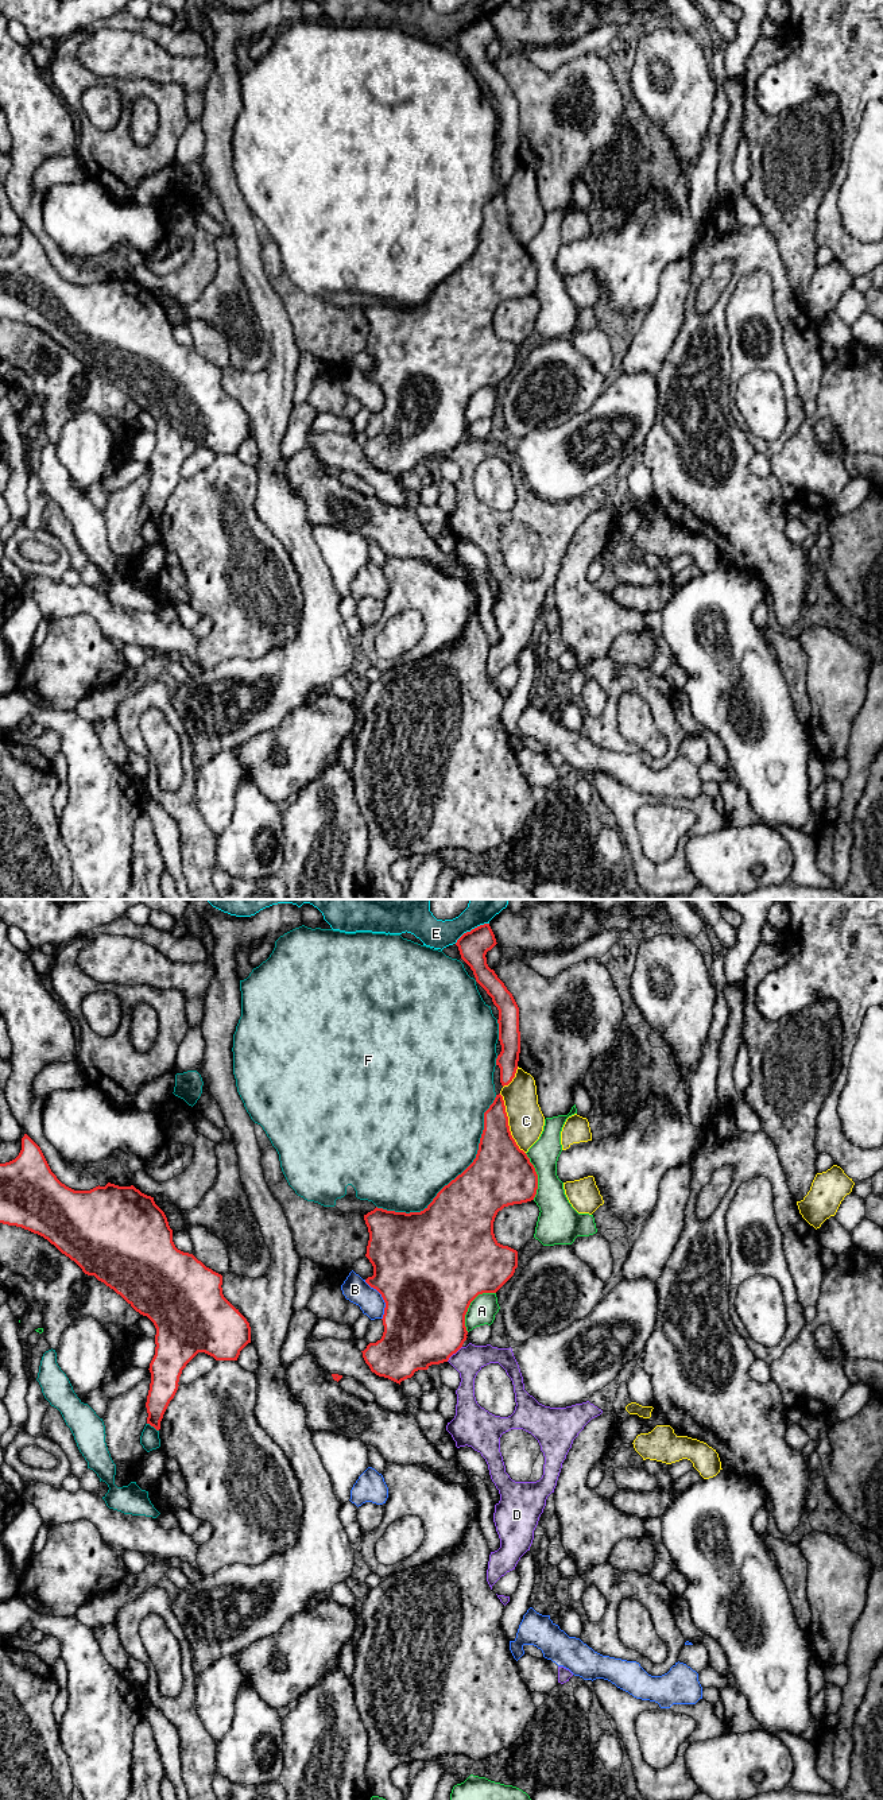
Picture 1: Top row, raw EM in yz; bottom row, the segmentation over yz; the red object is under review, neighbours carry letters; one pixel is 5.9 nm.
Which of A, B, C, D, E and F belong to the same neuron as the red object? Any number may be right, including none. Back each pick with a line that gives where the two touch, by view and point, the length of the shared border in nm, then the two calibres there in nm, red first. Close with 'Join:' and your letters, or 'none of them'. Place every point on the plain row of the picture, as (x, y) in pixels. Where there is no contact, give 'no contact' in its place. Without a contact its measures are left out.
Join: none of them

